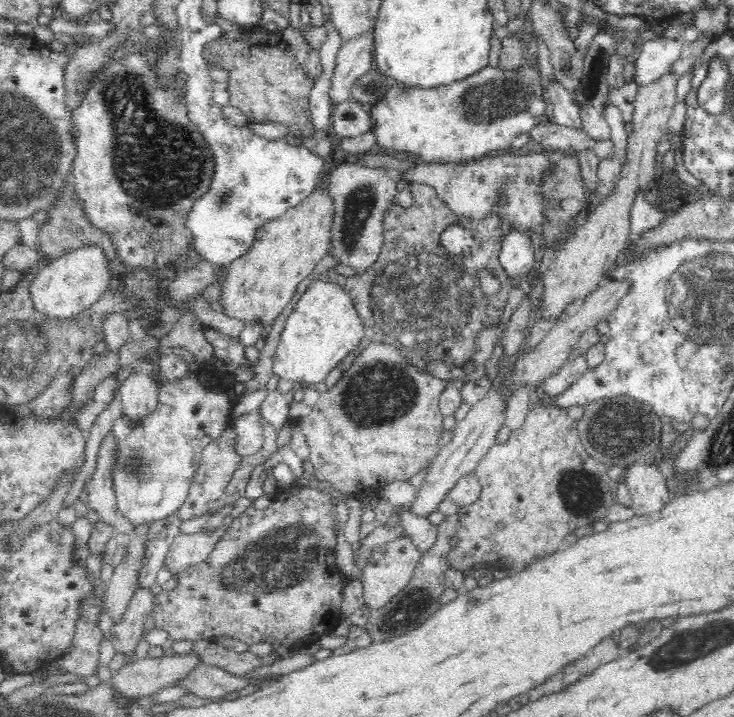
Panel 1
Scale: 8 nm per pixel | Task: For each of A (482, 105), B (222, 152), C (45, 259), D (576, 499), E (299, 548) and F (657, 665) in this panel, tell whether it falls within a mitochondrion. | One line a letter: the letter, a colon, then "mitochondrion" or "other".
A: mitochondrion
B: mitochondrion
C: other
D: mitochondrion
E: mitochondrion
F: mitochondrion

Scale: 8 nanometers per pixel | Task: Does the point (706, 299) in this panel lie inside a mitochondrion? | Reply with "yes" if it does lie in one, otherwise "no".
yes

